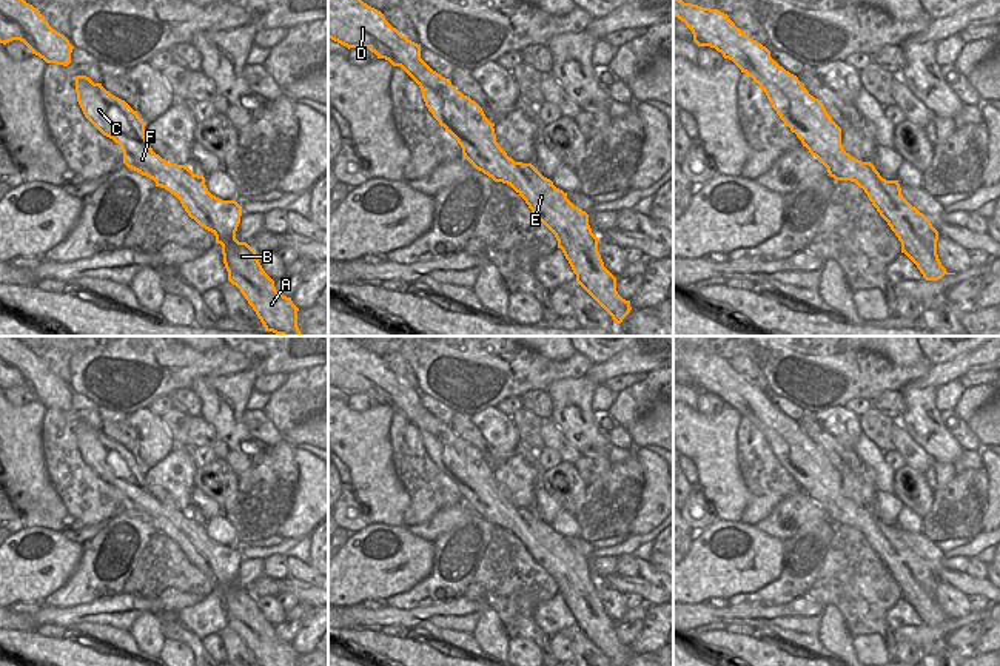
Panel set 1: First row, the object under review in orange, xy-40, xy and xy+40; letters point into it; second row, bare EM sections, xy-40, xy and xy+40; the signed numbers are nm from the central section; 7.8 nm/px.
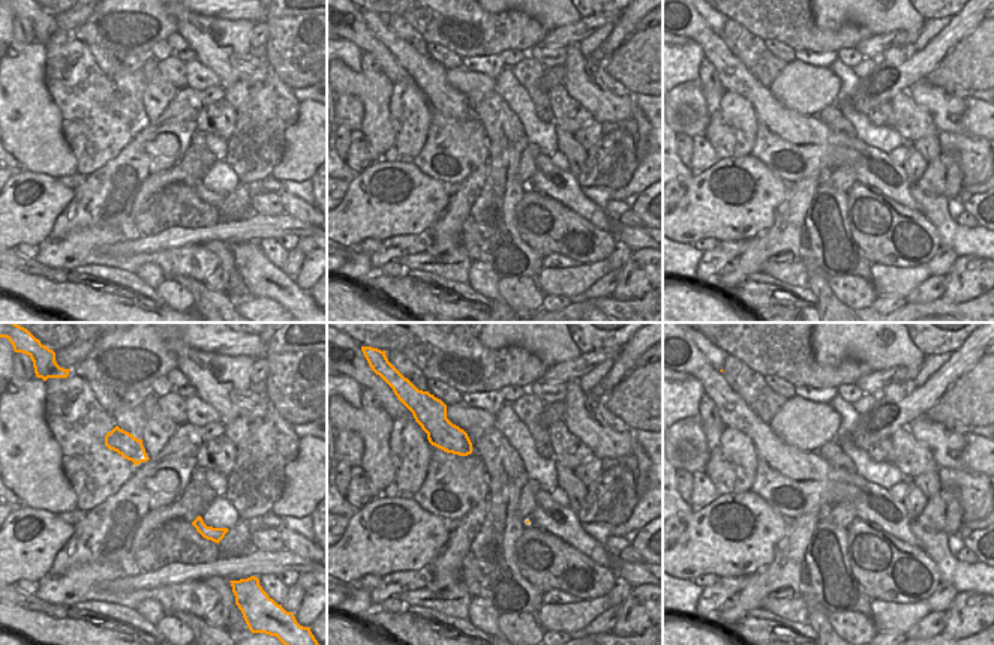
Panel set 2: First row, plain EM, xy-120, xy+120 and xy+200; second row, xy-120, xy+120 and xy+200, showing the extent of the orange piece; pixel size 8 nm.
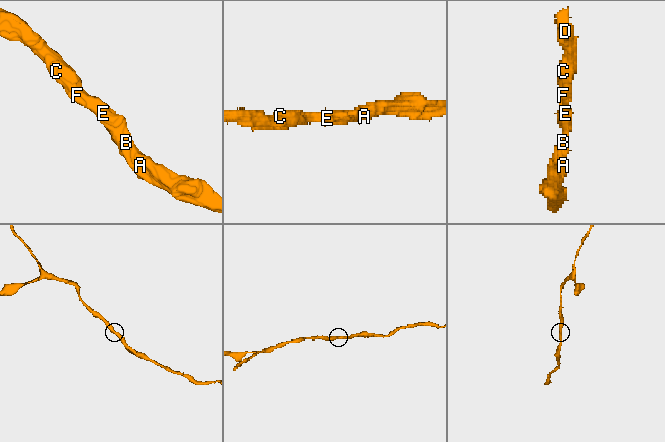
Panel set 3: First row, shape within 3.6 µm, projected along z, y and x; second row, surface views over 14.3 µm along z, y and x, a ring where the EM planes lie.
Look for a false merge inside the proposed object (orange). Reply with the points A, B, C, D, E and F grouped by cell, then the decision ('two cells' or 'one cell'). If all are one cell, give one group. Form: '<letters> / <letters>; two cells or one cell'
A B C D E F; one cell

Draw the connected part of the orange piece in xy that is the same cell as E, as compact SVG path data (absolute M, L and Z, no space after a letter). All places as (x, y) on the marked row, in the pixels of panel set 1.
M328 0L328 39L350 48L368 48L378 59L388 60L393 66L401 66L421 88L425 106L450 133L462 148L464 157L479 171L495 182L510 185L529 205L532 213L555 234L558 248L569 261L576 282L612 316L616 327L630 313L630 301L622 299L616 291L616 278L604 267L598 251L598 237L589 225L589 214L575 207L567 193L556 188L553 182L544 177L532 163L515 162L496 142L495 123L492 123L482 108L458 91L450 79L433 71L421 59L421 46L396 28L393 28L384 14L362 0Z

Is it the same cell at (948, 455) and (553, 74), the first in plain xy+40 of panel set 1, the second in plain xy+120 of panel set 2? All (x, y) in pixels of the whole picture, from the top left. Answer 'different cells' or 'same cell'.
different cells

